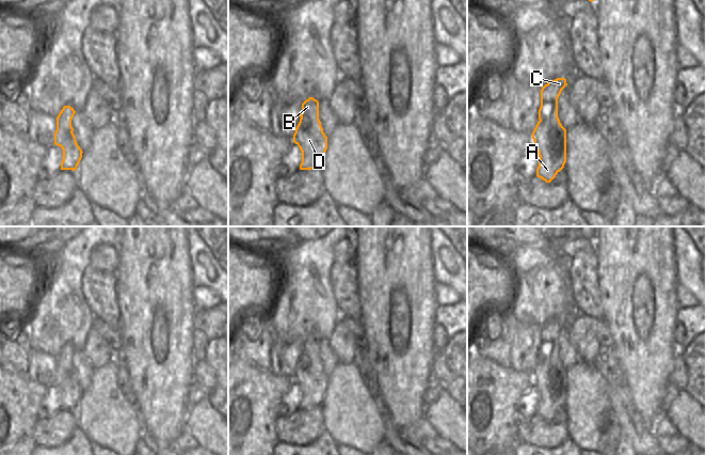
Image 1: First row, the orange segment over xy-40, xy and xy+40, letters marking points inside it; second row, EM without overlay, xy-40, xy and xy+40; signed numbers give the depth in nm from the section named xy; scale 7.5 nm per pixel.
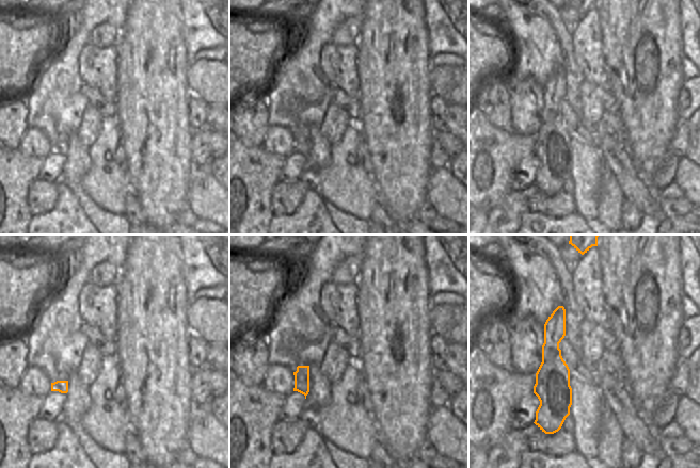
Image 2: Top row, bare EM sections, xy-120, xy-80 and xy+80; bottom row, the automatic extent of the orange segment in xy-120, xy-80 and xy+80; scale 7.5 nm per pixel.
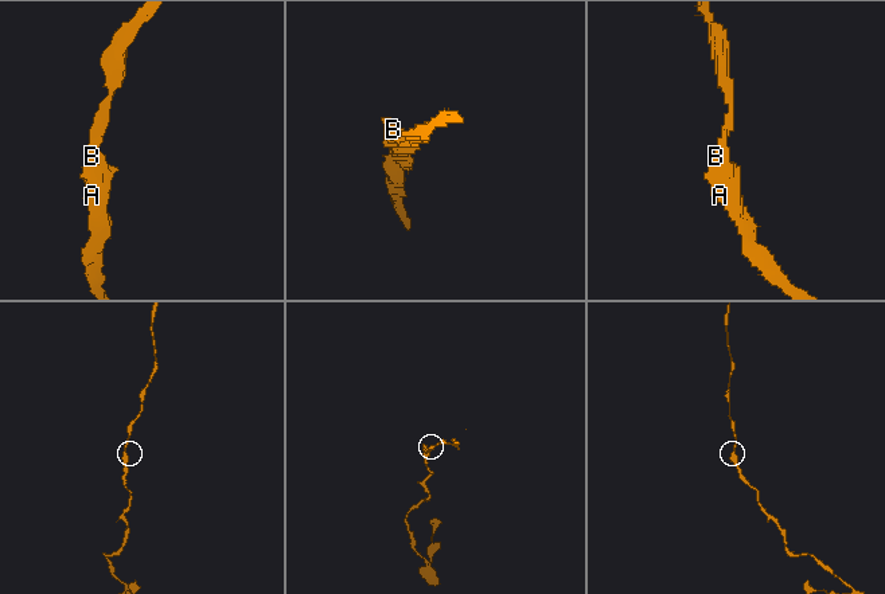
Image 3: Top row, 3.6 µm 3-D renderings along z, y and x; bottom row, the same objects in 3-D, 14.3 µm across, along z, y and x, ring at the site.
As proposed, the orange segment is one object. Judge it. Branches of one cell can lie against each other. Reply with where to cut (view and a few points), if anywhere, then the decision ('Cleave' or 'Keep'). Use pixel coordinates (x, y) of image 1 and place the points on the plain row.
No split. Keep

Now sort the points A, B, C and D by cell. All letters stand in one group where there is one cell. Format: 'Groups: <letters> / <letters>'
Groups: A B C D

